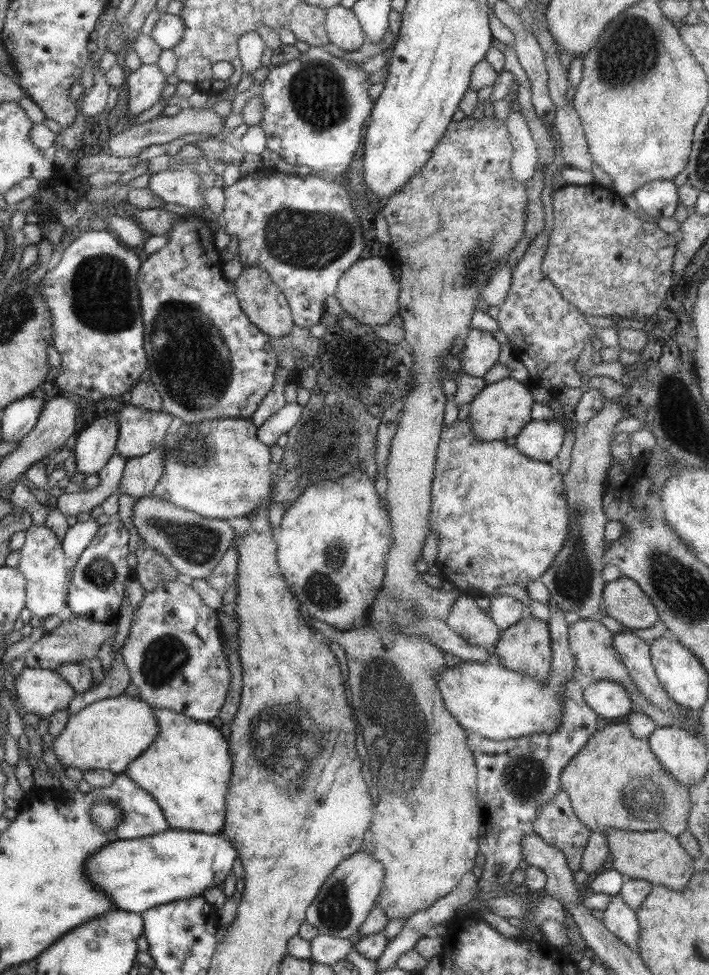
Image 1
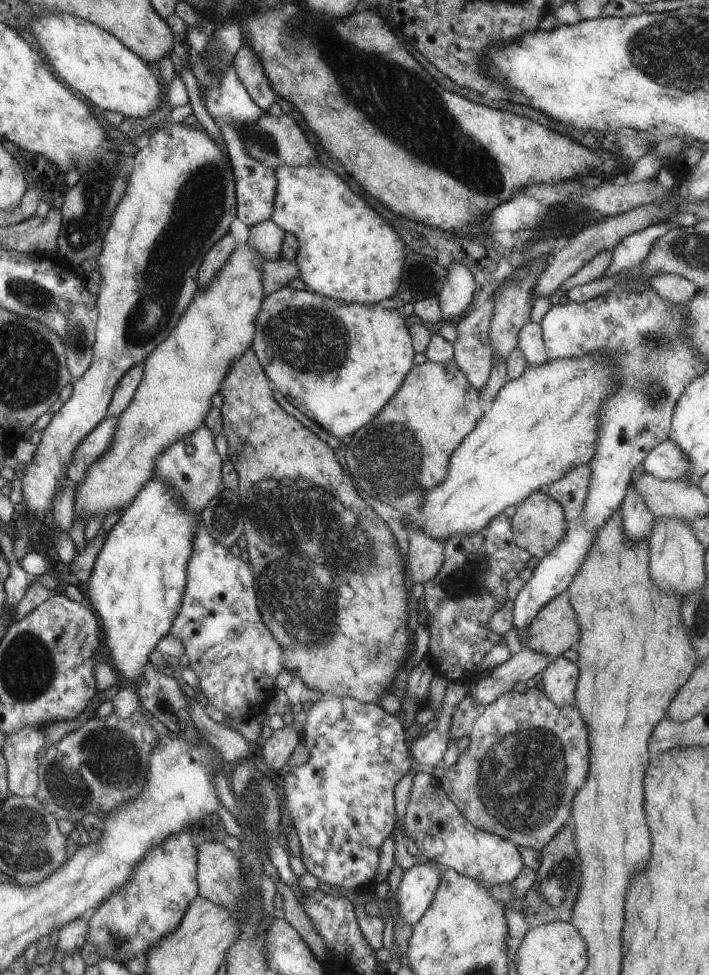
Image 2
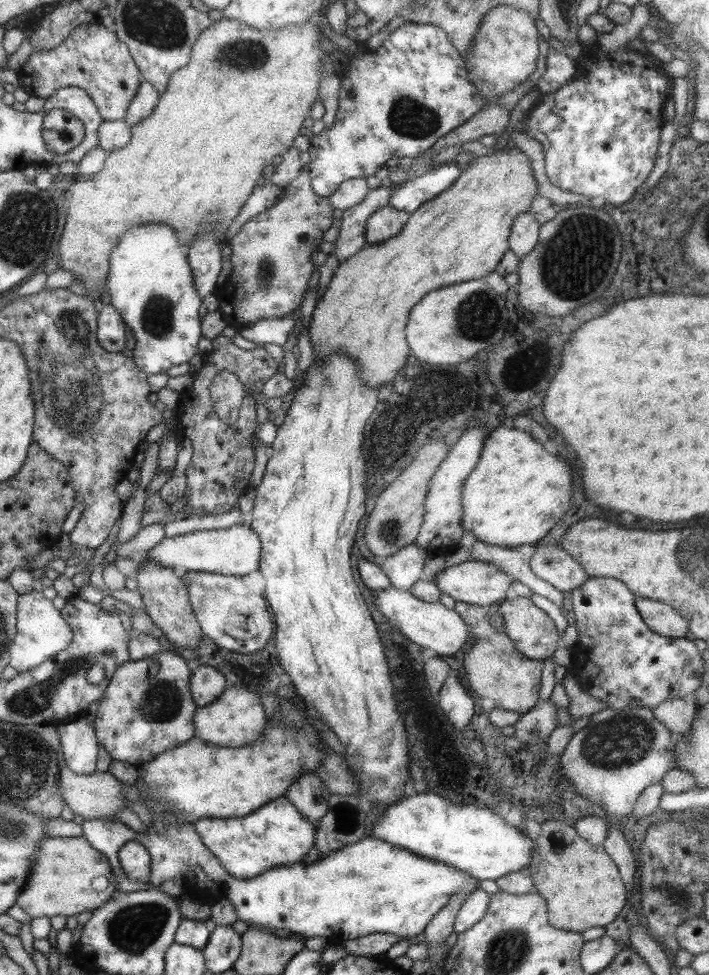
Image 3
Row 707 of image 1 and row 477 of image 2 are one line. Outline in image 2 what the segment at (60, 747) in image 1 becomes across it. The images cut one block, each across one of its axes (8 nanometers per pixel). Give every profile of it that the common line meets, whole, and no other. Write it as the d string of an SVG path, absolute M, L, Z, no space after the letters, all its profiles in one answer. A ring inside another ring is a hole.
M237 244L214 280L202 290L197 288L170 336L144 361L142 382L128 408L118 415L110 448L76 484L74 520L85 522L96 514L124 511L153 478L156 458L205 424L213 408L210 399L219 392L234 360L242 358L255 336L256 318L265 296L262 263L262 256L252 246Z

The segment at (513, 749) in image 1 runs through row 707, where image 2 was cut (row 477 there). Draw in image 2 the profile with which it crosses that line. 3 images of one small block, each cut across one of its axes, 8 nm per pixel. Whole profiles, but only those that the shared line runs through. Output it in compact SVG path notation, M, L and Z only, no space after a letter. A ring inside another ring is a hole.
M589 463L576 466L568 474L545 485L541 490L562 505L566 523L568 523L571 520L576 520L580 516L580 512L584 510L588 486L590 486Z

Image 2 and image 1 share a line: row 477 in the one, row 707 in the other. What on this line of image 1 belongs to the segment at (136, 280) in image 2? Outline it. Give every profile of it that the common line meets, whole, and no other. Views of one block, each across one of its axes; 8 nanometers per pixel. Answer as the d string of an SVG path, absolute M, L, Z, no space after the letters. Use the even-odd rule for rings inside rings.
M28 667L16 676L15 693L24 711L41 720L66 710L77 695L58 671Z

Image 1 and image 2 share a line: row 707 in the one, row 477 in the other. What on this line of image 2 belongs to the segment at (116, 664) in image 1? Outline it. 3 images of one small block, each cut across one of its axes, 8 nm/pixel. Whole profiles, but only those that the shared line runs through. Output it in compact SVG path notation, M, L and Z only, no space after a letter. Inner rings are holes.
M105 416L90 434L86 434L86 438L78 444L78 448L73 450L74 460L70 462L66 474L74 484L82 482L82 478L86 478L86 470L94 462L98 462L98 458L102 458L102 454L110 448L110 442L114 440L116 434L116 426L118 416Z

